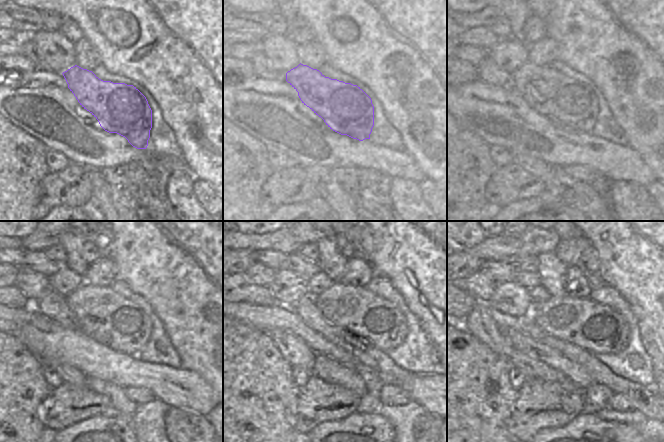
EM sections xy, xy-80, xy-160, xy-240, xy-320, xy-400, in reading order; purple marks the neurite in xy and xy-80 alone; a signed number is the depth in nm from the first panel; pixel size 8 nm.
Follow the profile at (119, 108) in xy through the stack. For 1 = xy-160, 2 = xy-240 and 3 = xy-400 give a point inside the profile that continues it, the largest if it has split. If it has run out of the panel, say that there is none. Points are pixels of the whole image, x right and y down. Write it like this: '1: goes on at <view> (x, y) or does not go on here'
1: goes on at xy-160 (571, 104)
2: goes on at xy-240 (104, 315)
3: goes on at xy-400 (576, 339)

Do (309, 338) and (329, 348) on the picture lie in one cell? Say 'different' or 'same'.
same

